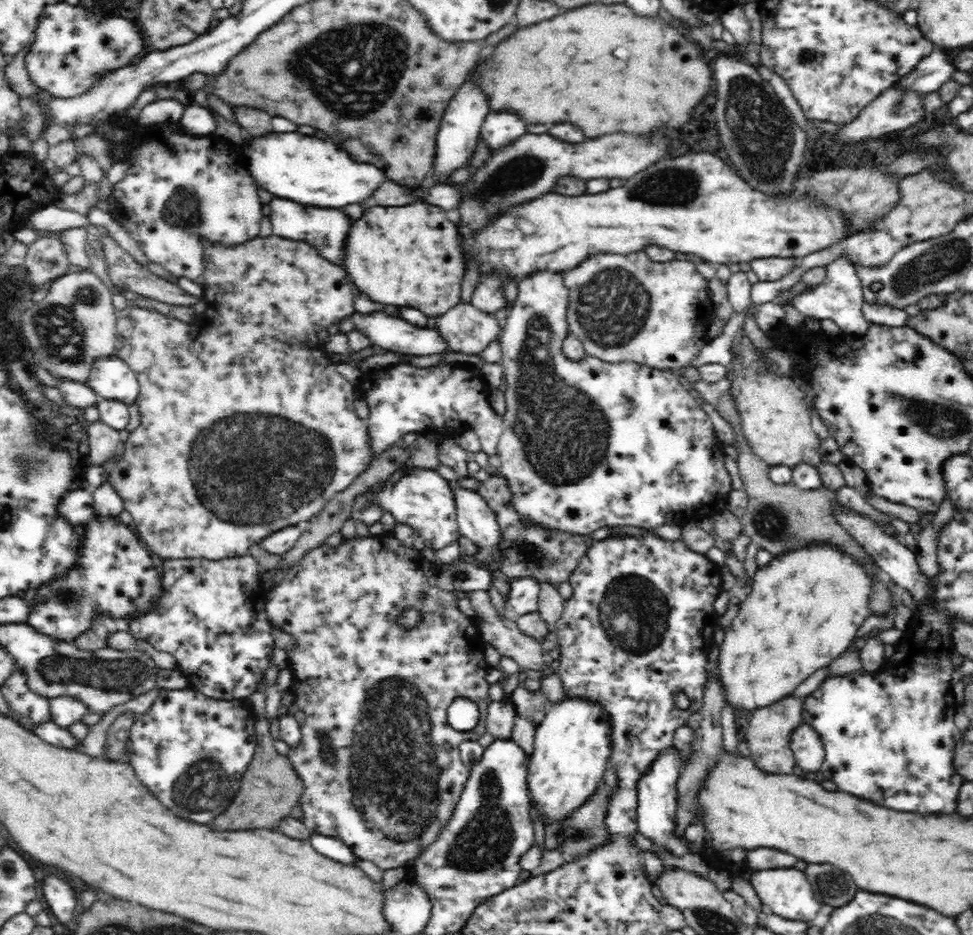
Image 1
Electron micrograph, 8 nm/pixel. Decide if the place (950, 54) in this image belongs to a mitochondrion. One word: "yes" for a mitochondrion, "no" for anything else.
no

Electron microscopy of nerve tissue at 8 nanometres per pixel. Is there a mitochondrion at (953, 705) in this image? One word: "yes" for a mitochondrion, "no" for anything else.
no

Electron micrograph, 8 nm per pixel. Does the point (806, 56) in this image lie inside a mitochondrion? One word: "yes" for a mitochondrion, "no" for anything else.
no

